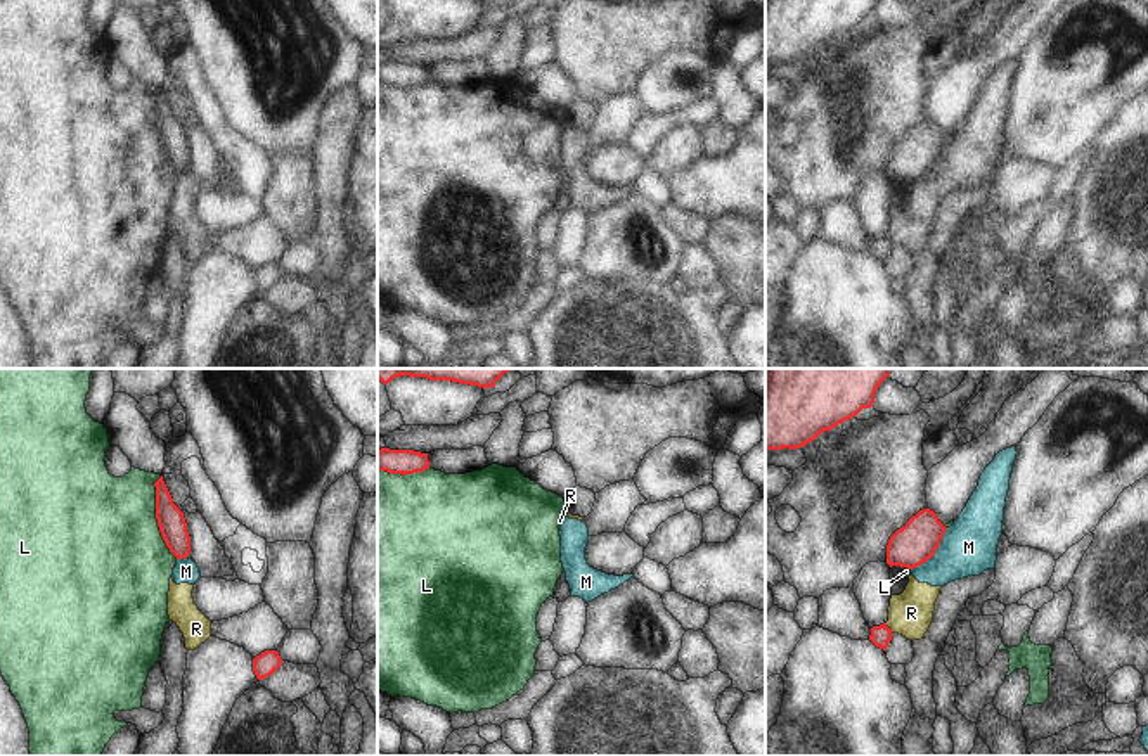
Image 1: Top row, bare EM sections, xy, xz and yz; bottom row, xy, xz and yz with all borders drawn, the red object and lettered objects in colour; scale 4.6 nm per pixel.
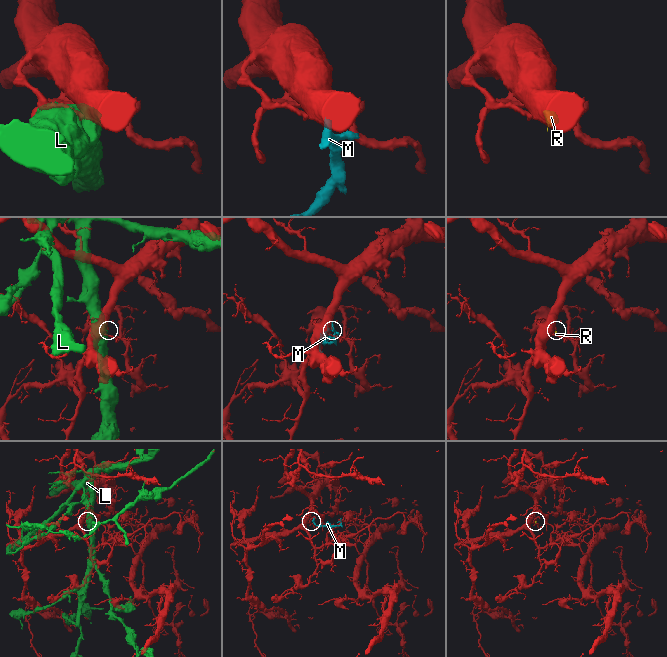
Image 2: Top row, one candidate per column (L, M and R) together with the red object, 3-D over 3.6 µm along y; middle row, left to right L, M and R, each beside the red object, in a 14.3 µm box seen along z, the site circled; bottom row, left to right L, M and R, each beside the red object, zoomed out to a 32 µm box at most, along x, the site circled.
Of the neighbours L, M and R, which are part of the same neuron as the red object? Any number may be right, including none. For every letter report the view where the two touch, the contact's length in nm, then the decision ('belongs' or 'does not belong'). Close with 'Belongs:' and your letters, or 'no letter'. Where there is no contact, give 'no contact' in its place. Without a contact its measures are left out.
L: xy | 400 nm | does not belong
M: yz | 260 nm | does not belong
R: yz | 70 nm | does not belong
Belongs: no letter

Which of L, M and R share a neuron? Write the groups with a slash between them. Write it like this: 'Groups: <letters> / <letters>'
Groups: L / M R.

